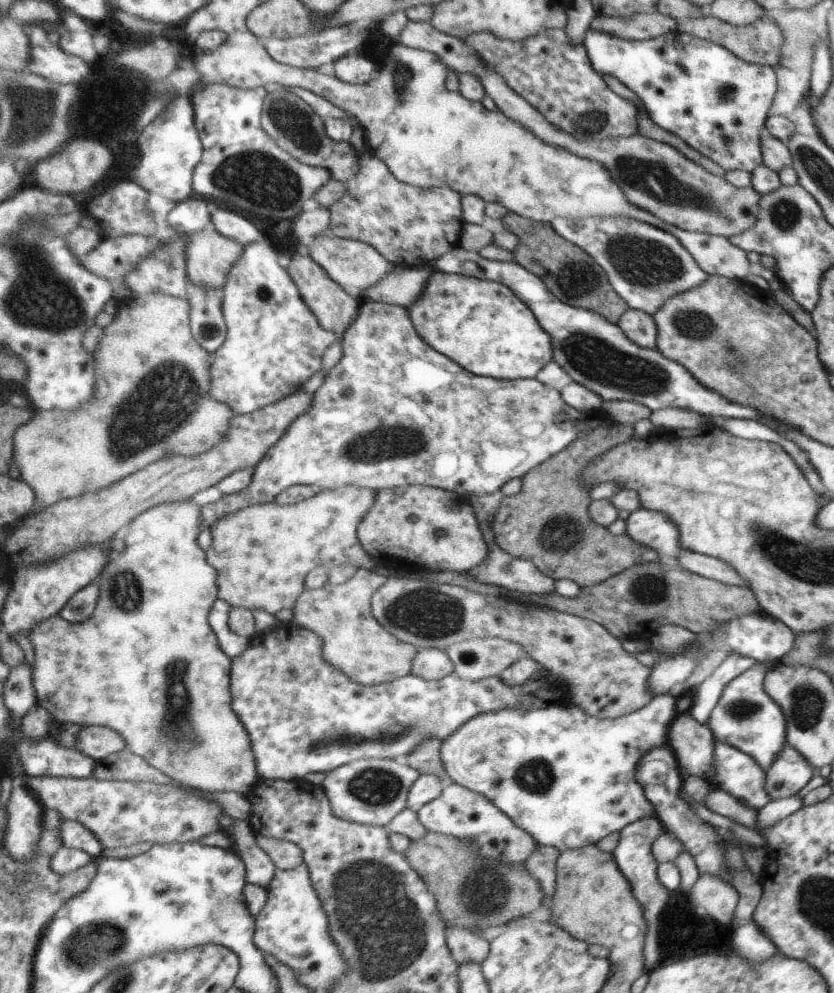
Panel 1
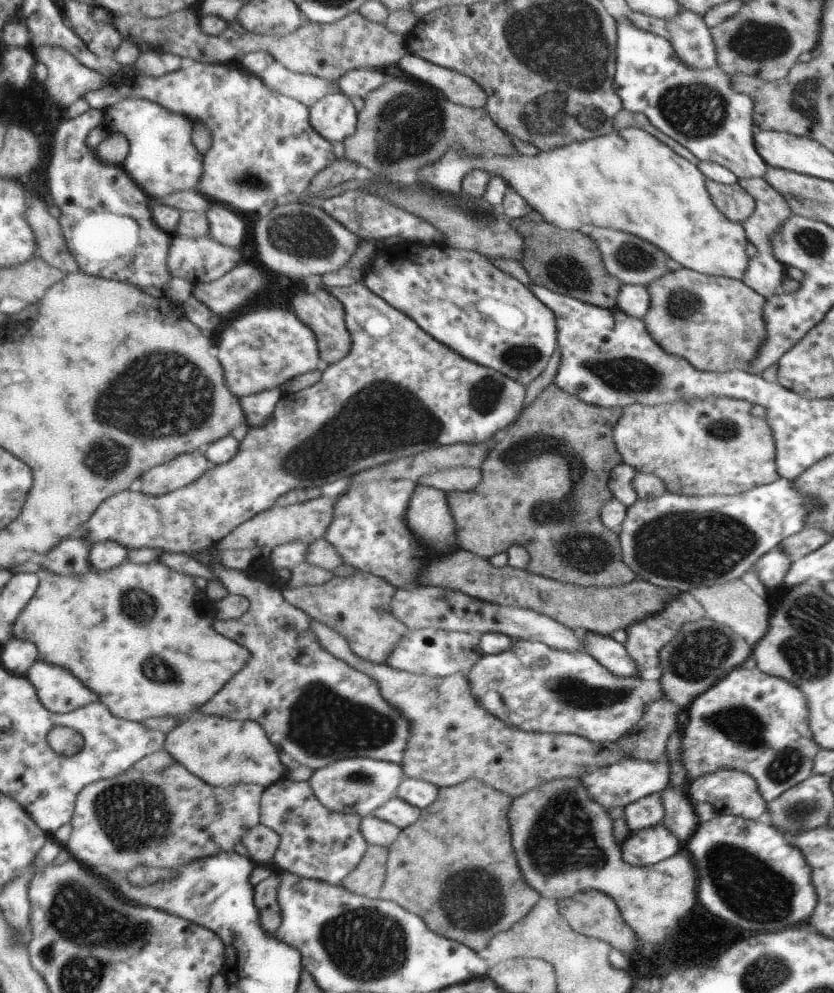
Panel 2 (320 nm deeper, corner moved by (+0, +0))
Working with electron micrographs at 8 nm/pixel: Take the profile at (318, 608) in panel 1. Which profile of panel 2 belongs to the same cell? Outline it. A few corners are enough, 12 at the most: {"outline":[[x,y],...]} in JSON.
{"outline":[[362,571],[282,591],[387,665],[410,631],[392,614],[397,592]]}

